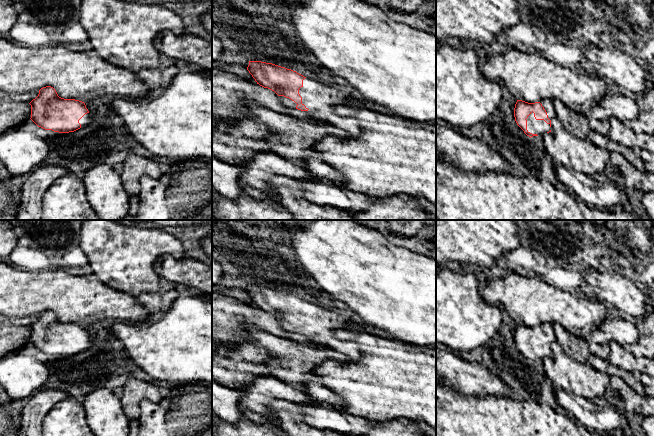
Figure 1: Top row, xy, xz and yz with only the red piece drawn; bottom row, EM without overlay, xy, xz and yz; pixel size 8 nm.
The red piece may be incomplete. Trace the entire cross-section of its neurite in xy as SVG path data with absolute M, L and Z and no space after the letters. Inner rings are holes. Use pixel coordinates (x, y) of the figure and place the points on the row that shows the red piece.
M51 86L39 90L31 105L31 120L45 130L59 133L74 132L87 125L91 116L84 102L64 99Z

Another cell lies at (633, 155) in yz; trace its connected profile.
M590 130L587 138L596 146L606 149L609 152L615 151L622 154L632 165L638 170L644 169L644 164L641 161L641 150L635 147L626 147L618 144L607 136L604 136L594 130Z

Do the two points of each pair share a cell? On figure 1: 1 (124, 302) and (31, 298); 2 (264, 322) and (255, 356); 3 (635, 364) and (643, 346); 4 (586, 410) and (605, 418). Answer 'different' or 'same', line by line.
1: same
2: different
3: different
4: same

